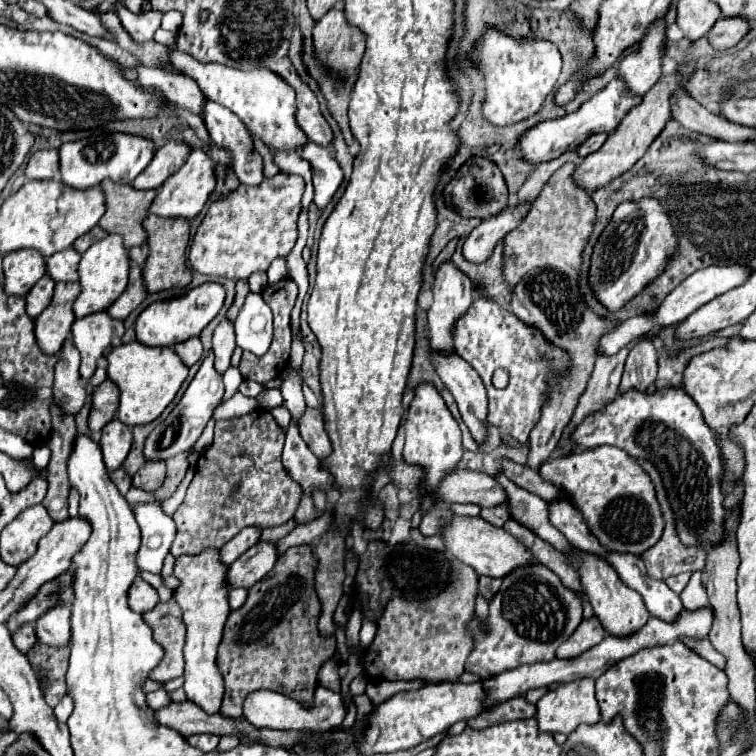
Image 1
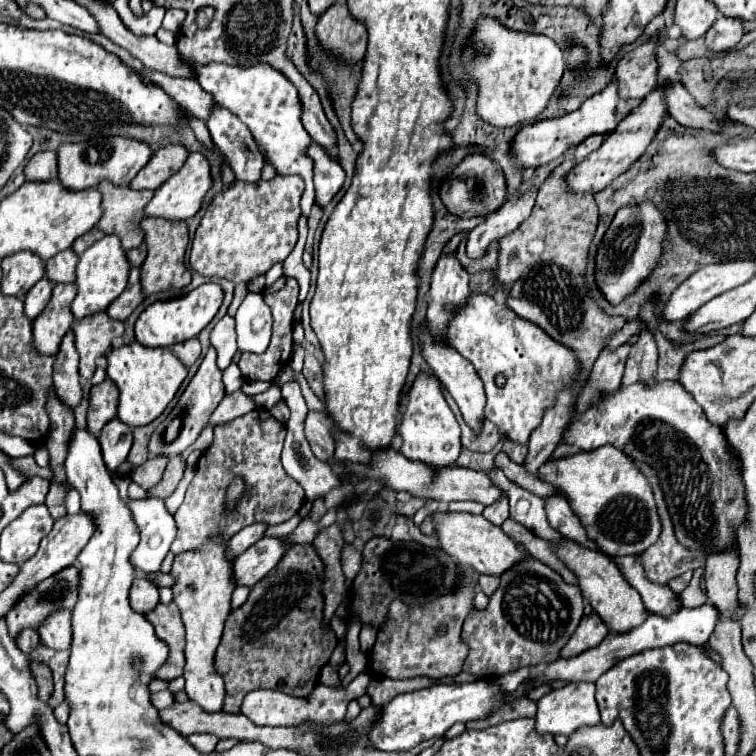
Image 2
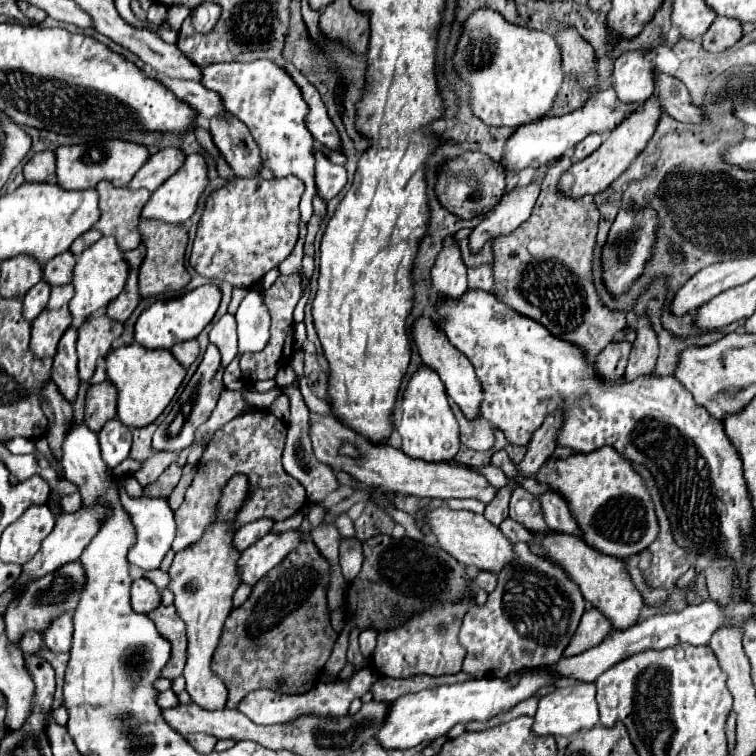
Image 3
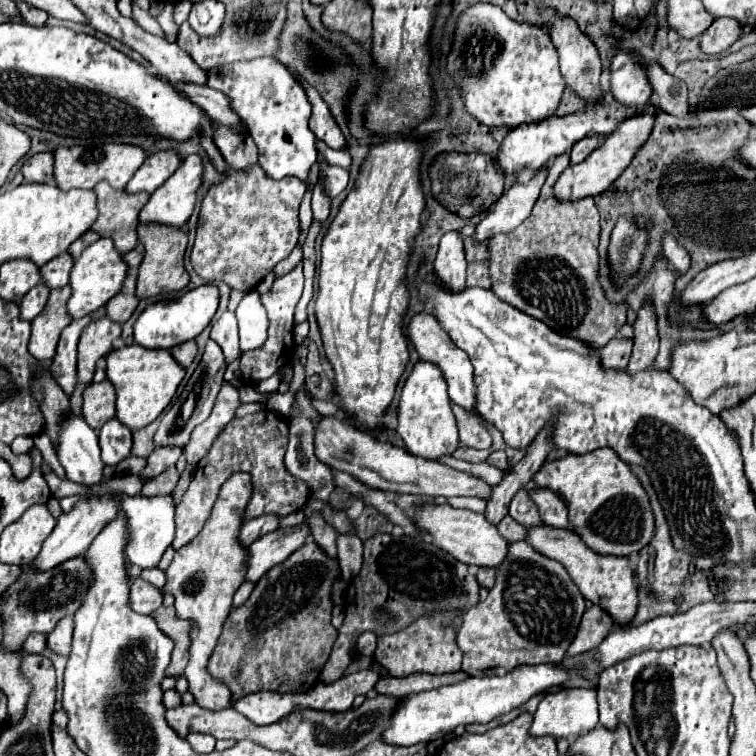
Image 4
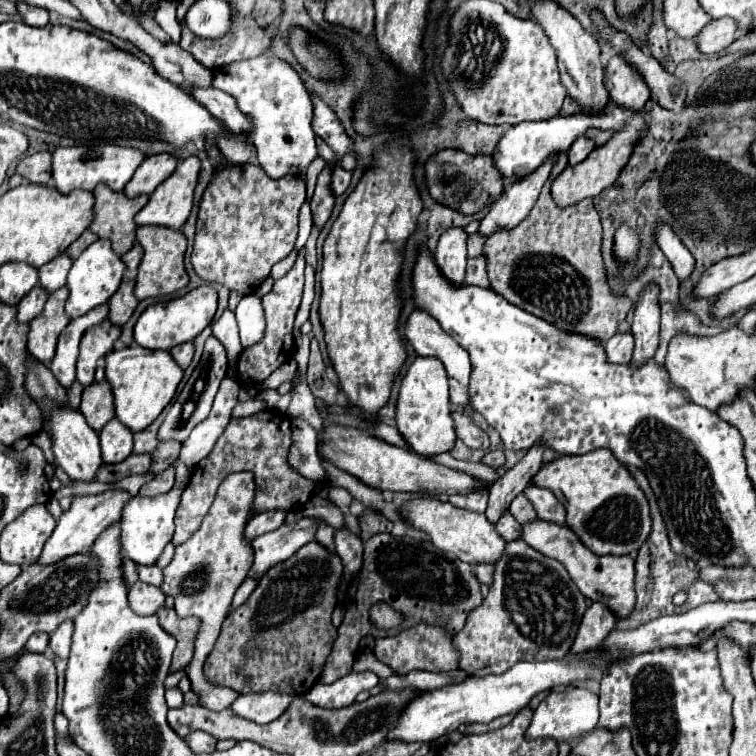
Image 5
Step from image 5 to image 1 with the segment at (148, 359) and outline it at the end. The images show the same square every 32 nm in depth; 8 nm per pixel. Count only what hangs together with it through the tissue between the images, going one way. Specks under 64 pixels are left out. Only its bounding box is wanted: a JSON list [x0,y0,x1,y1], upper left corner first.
[106,340,188,426]

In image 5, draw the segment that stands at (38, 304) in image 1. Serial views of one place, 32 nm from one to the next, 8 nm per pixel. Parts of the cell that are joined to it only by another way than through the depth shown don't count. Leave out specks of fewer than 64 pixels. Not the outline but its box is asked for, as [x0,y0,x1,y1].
[16,284,48,324]

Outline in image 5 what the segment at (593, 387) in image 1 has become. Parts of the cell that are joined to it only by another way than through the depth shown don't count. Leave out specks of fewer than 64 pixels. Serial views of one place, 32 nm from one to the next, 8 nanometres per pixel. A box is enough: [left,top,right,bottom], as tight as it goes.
[606,332,634,364]

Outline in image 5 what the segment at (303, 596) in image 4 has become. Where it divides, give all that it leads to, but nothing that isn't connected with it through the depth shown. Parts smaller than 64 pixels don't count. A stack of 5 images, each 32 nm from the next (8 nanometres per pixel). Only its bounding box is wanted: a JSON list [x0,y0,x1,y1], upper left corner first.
[204,542,344,694]

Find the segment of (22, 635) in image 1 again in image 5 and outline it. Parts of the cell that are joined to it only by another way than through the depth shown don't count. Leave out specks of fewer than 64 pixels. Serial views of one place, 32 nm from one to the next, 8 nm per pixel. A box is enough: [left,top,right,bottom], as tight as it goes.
[26,632,48,652]

